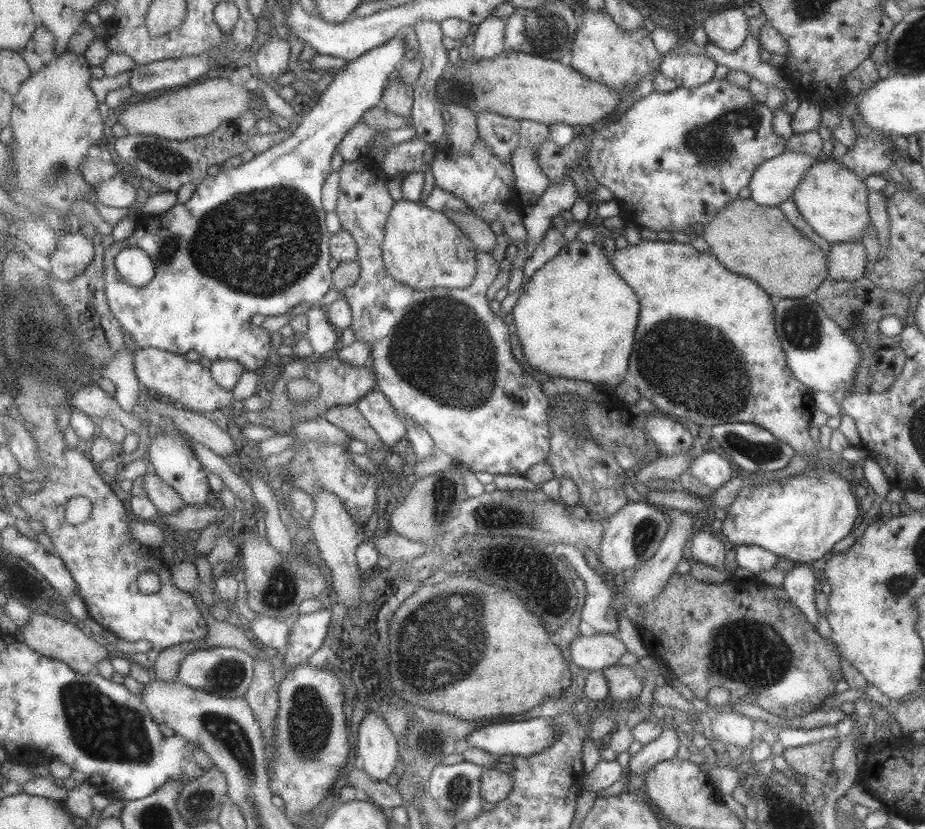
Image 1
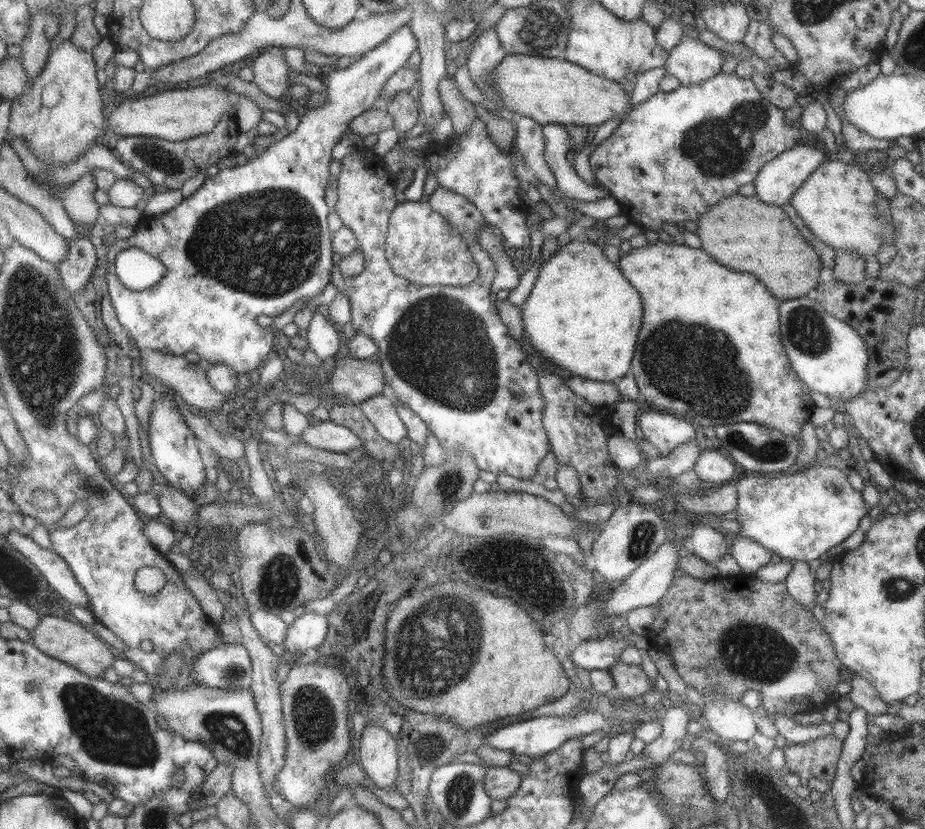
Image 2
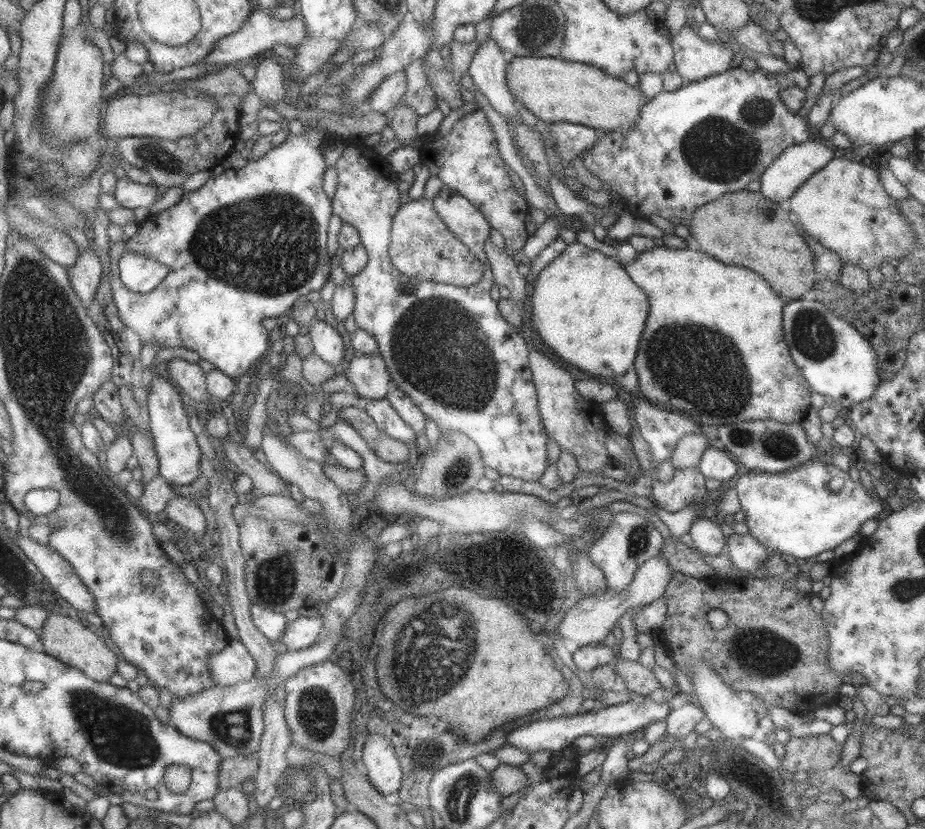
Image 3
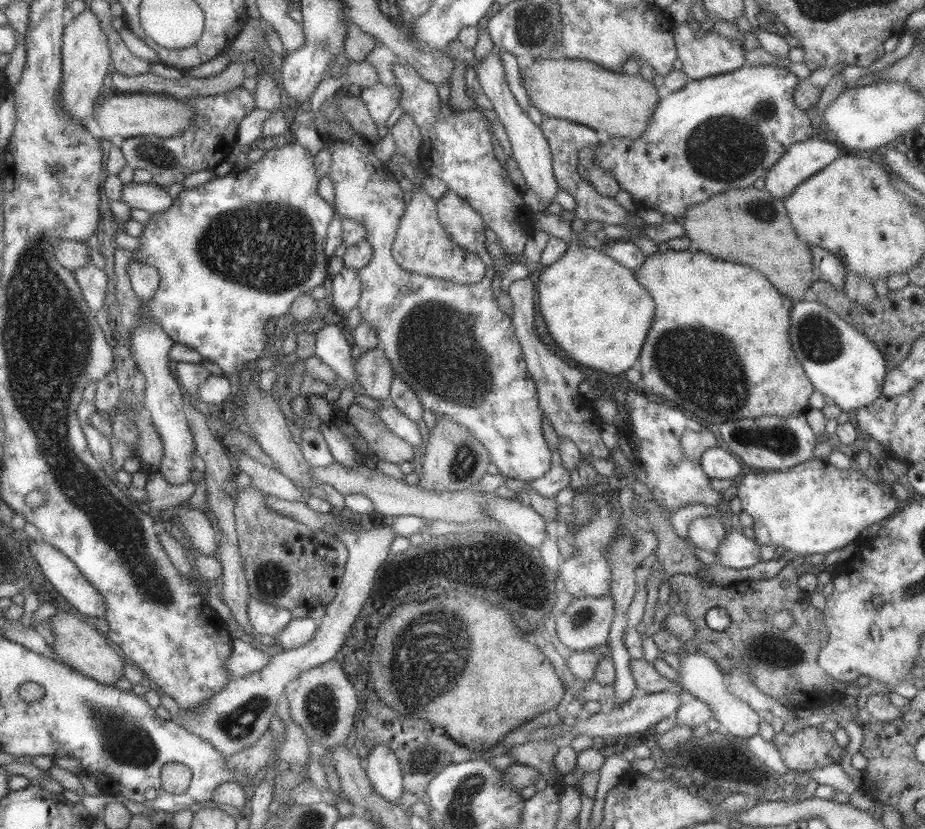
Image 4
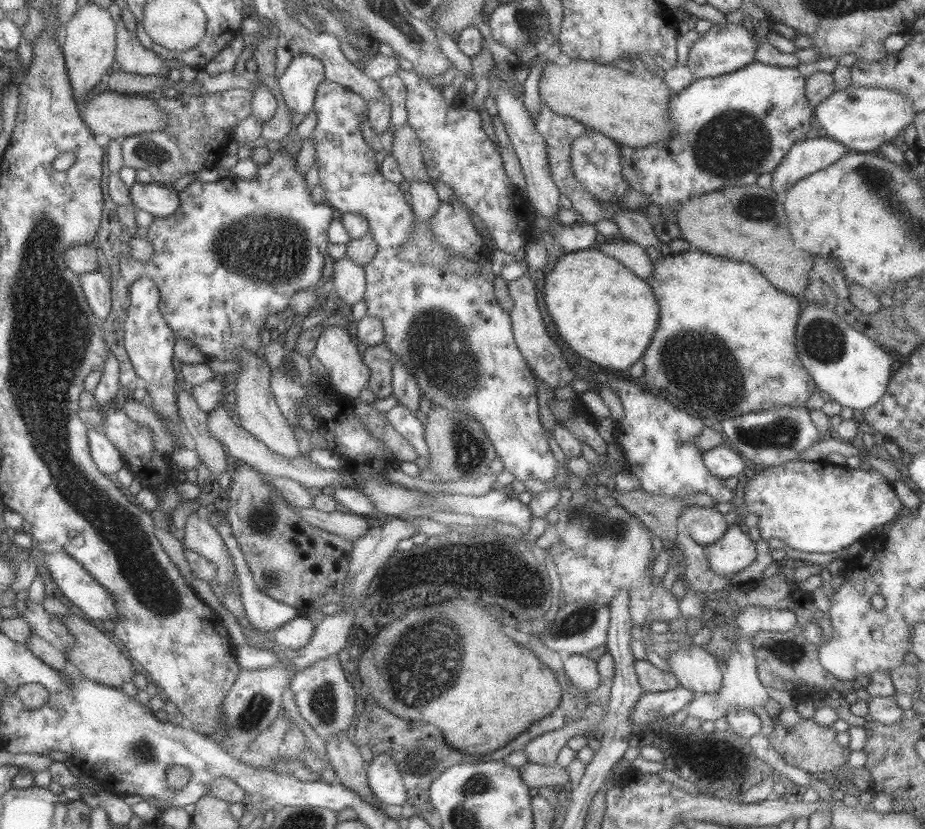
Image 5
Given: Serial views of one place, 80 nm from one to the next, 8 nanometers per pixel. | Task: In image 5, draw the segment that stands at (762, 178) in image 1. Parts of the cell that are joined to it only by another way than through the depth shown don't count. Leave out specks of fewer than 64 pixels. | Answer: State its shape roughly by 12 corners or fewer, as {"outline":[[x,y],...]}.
{"outline":[[828,137],[793,144],[771,172],[784,192],[849,152]]}

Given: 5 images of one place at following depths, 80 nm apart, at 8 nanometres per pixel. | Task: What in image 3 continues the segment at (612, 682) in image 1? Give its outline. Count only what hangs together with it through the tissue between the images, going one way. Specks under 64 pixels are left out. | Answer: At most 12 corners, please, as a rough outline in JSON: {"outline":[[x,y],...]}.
{"outline":[[616,660],[615,673],[640,697],[661,693],[651,669]]}

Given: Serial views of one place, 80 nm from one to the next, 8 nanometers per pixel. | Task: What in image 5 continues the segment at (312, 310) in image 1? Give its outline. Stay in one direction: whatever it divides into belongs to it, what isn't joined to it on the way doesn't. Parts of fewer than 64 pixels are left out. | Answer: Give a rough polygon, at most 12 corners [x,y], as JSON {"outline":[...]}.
{"outline":[[323,327],[312,355],[354,399],[368,368],[343,327]]}

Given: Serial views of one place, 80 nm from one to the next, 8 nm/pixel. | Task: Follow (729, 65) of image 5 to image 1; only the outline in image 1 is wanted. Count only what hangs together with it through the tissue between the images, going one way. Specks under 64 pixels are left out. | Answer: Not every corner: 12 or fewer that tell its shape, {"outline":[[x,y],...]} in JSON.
{"outline":[[682,44],[662,57],[658,72],[677,87],[713,78],[715,61]]}

